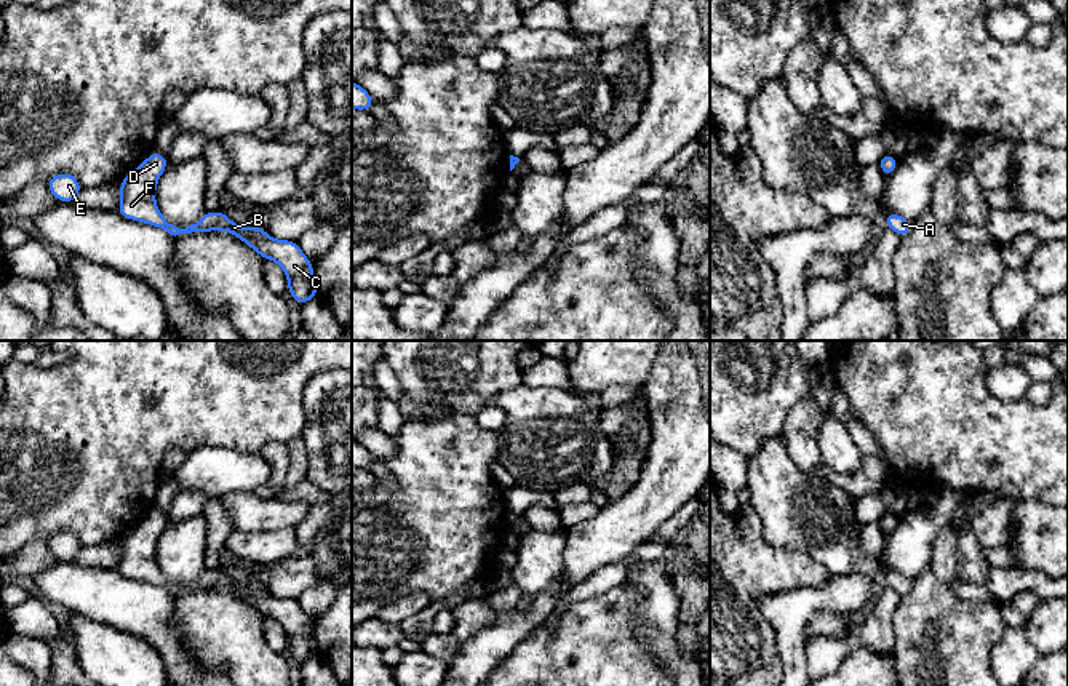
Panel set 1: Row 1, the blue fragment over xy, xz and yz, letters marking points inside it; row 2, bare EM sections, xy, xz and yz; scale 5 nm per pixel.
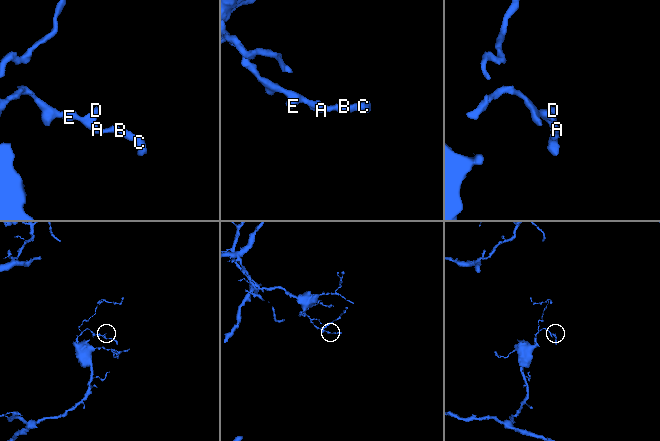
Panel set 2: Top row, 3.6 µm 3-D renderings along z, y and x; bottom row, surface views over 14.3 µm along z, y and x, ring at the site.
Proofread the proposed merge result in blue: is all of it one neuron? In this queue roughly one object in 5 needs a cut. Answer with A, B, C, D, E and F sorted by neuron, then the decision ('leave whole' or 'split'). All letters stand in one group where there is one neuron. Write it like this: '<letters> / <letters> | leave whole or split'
A B C D E F | leave whole

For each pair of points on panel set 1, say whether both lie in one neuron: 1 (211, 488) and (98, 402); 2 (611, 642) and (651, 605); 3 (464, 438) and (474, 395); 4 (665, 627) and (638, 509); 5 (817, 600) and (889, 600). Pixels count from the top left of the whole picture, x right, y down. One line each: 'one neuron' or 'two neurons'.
1: two neurons
2: two neurons
3: two neurons
4: two neurons
5: two neurons

